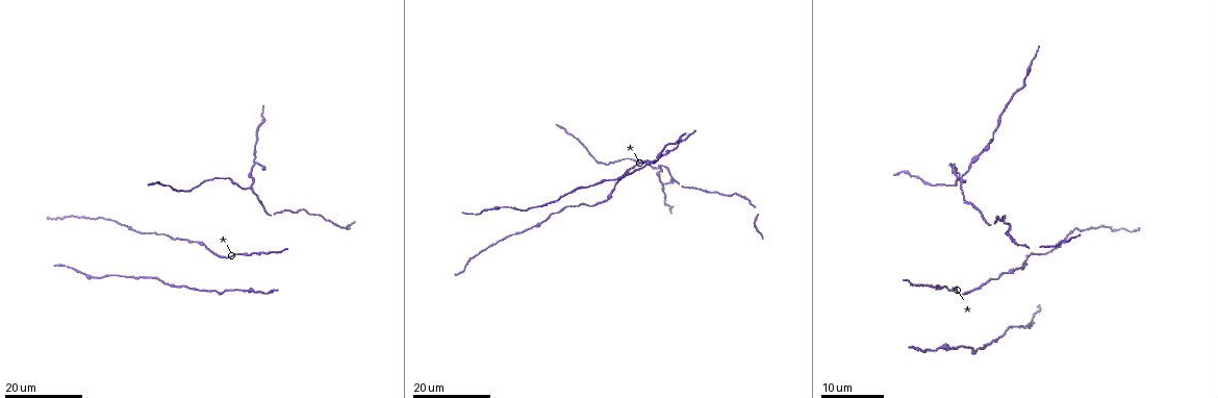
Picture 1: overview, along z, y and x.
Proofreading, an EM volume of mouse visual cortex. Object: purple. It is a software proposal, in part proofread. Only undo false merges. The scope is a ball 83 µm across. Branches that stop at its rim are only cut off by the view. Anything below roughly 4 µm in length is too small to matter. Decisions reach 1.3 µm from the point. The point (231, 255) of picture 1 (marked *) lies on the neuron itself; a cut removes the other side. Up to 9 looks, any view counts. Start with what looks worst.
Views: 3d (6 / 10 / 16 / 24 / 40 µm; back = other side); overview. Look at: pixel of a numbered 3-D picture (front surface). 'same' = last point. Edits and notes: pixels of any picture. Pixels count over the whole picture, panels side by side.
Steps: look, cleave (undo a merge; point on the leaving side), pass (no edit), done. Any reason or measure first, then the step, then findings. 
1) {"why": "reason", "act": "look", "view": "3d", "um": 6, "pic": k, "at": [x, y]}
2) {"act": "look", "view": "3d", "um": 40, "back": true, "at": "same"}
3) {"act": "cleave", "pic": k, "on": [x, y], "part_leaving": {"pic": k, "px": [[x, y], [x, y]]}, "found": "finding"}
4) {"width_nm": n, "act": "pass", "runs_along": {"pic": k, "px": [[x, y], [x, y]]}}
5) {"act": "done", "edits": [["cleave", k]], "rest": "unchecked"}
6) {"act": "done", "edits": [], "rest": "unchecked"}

{"why": "three arms meet", "act": "look", "view": "3d", "um": 16, "pic": 1, "at": [252, 189]}

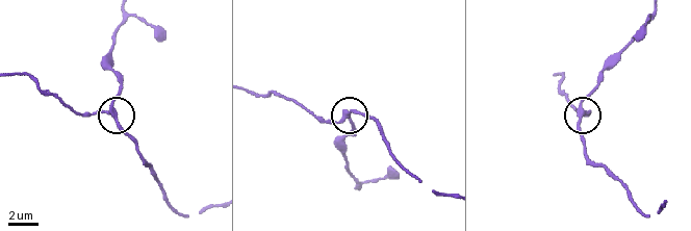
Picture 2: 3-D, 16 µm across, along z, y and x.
{"why": "closer look", "act": "look", "view": "3d", "um": 6, "pic": 2, "at": [344, 117]}

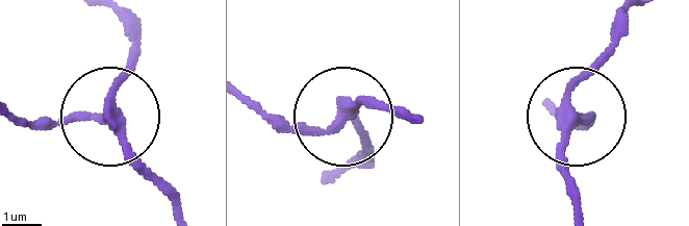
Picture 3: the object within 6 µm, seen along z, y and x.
{"width_nm": 240, "act": "pass", "found": "continuous, no second neuron"}

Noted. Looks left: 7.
{"act": "look", "view": "3d", "um": 16, "pic": 1, "at": [232, 290]}

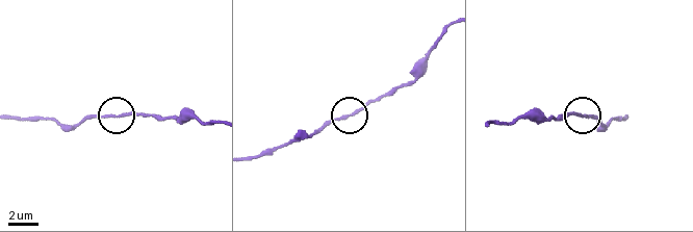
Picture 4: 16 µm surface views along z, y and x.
{"act": "look", "view": "3d", "um": 6, "pic": 4, "at": [123, 114]}

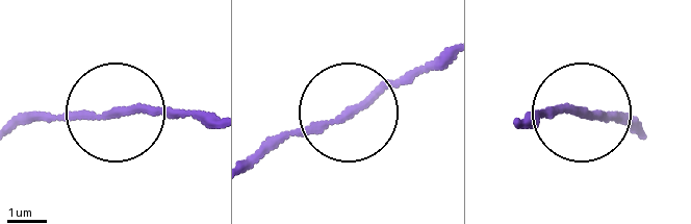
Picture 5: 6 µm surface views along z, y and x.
{"act": "look", "view": "3d", "um": 6, "back": true, "pic": 5, "at": [581, 111]}

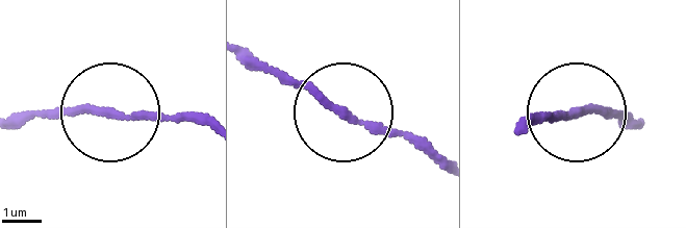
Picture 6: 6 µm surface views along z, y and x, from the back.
{"width_nm": 180, "act": "pass", "found": "all the same neuron"}

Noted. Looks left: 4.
{"act": "look", "view": "3d", "um": 24, "pic": 1, "at": [254, 254]}

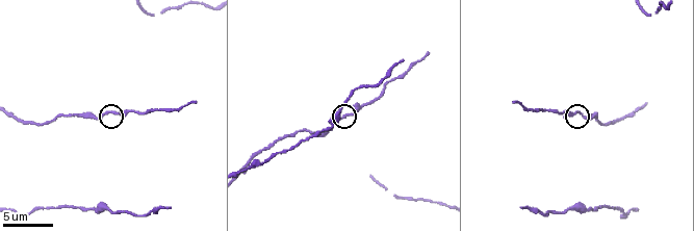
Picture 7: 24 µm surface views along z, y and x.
{"act": "look", "view": "3d", "um": 6, "pic": 7, "at": [114, 112]}

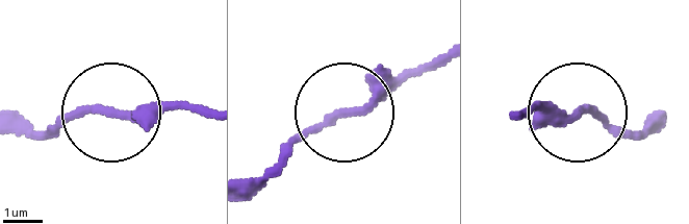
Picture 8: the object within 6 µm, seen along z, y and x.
{"act": "pass", "runs_along": {"pic": 8, "px": [[15, 118], [45, 133], [84, 114], [190, 104]]}, "found": "one neuron here"}

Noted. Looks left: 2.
{"why": "sudden change in width", "act": "look", "view": "3d", "um": 6, "pic": 7, "at": [107, 209]}

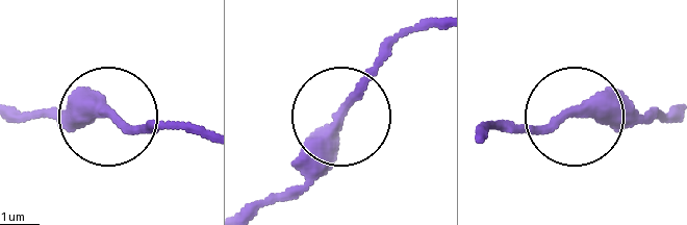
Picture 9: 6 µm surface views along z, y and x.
{"act": "look", "view": "3d", "um": 6, "back": true, "pic": 9, "at": [337, 121]}

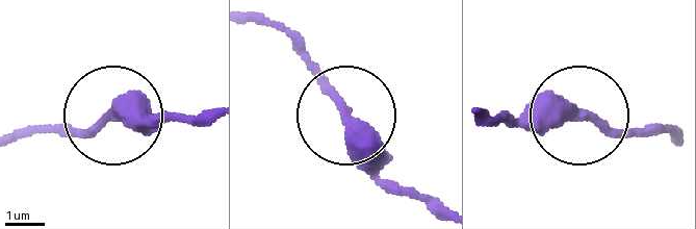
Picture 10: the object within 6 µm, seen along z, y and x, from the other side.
{"act": "pass", "found": "one neuron here"}

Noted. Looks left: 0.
{"act": "done", "edits": [], "rest": "unchecked"}

